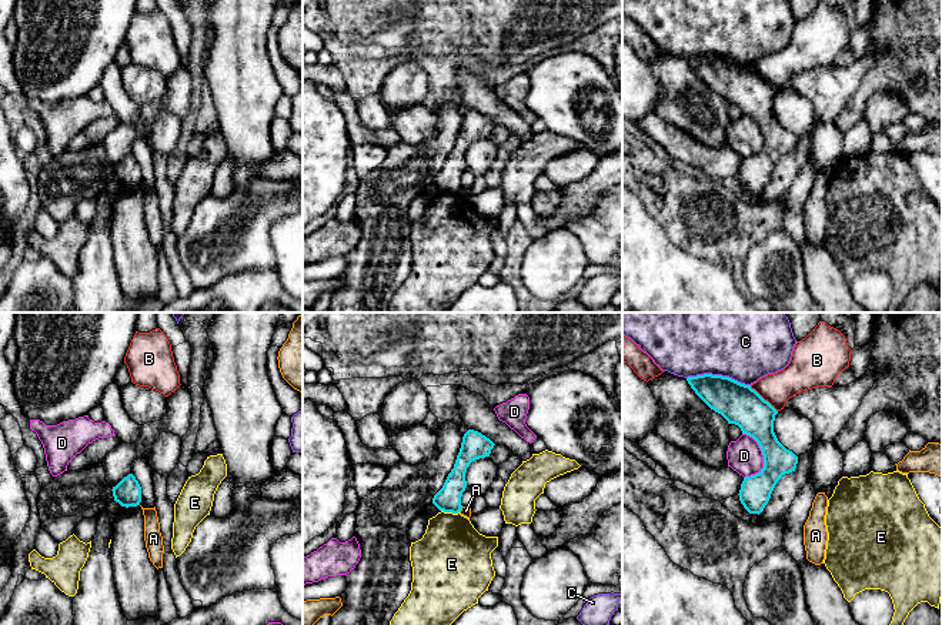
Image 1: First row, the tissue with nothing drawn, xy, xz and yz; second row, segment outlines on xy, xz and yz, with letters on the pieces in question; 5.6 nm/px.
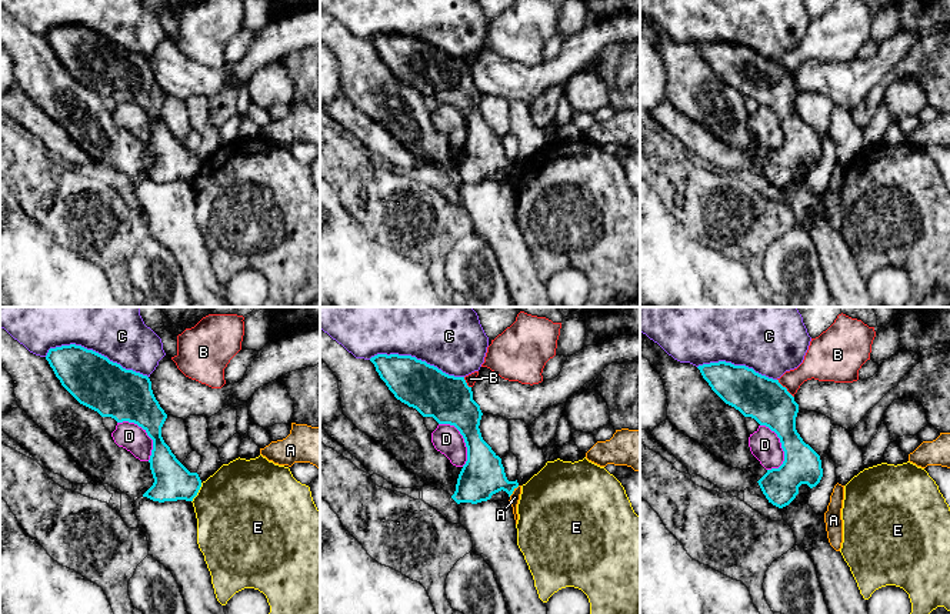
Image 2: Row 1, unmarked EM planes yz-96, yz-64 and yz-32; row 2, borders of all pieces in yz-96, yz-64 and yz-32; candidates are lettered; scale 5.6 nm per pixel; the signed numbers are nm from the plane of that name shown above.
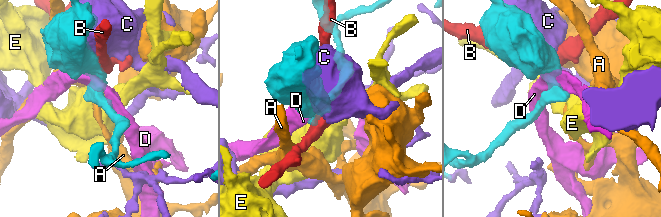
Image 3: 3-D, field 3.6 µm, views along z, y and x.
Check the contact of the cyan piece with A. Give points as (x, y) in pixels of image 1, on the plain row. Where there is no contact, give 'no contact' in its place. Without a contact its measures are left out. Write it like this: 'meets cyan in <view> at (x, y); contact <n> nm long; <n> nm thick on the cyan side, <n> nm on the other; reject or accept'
meets cyan in xz at (460, 190); contact 40 nm long; 140 nm thick on the cyan side, 60 nm on the other; reject

